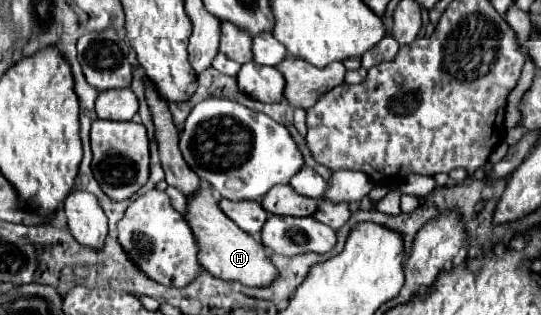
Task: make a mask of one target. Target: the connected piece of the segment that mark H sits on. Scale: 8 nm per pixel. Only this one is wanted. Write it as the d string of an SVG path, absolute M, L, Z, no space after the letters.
M201 185L201 191L197 195L187 197L187 211L185 221L189 223L195 239L197 239L197 259L203 269L207 269L211 275L225 279L225 281L241 281L247 287L265 287L271 285L277 277L277 269L269 261L265 247L255 241L249 233L241 231L217 205L213 191L209 185Z

